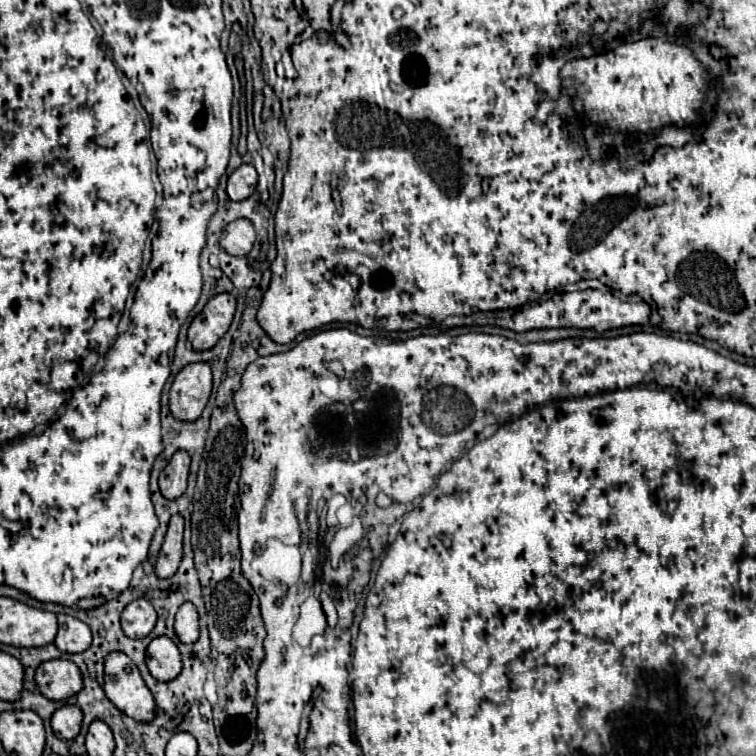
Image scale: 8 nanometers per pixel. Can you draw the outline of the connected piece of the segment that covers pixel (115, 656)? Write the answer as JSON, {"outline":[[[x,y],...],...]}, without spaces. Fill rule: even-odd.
{"outline":[[[110,653],[104,663],[106,697],[128,717],[148,723],[156,717],[156,701],[138,667],[124,653]]]}

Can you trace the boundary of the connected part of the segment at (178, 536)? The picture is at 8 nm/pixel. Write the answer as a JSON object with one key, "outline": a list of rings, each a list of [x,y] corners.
{"outline":[[[172,515],[164,545],[162,545],[160,553],[158,553],[156,575],[162,577],[162,579],[172,577],[178,571],[178,565],[180,565],[182,555],[184,555],[184,551],[182,551],[182,533],[184,533],[182,515]]]}

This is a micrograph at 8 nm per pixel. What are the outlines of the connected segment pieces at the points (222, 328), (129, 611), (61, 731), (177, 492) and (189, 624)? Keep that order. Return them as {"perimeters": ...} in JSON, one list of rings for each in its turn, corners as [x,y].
{"perimeters":[[[[232,293],[214,295],[200,315],[196,315],[188,329],[188,341],[196,351],[210,349],[228,331],[236,311],[236,297]]],[[[134,599],[122,611],[122,631],[130,639],[144,639],[156,625],[156,611],[150,601]]],[[[76,705],[60,707],[52,717],[52,731],[58,739],[74,739],[80,733],[82,725],[82,709]]],[[[176,451],[168,461],[166,469],[160,473],[160,491],[166,499],[178,499],[188,487],[190,475],[190,455],[186,451]]],[[[184,603],[176,613],[176,635],[182,643],[194,643],[200,637],[198,611],[194,603]]]]}

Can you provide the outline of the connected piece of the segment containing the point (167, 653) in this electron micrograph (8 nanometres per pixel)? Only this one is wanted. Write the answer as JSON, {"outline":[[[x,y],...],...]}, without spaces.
{"outline":[[[156,637],[148,645],[146,665],[154,679],[172,681],[182,671],[182,659],[178,647],[168,637]]]}

